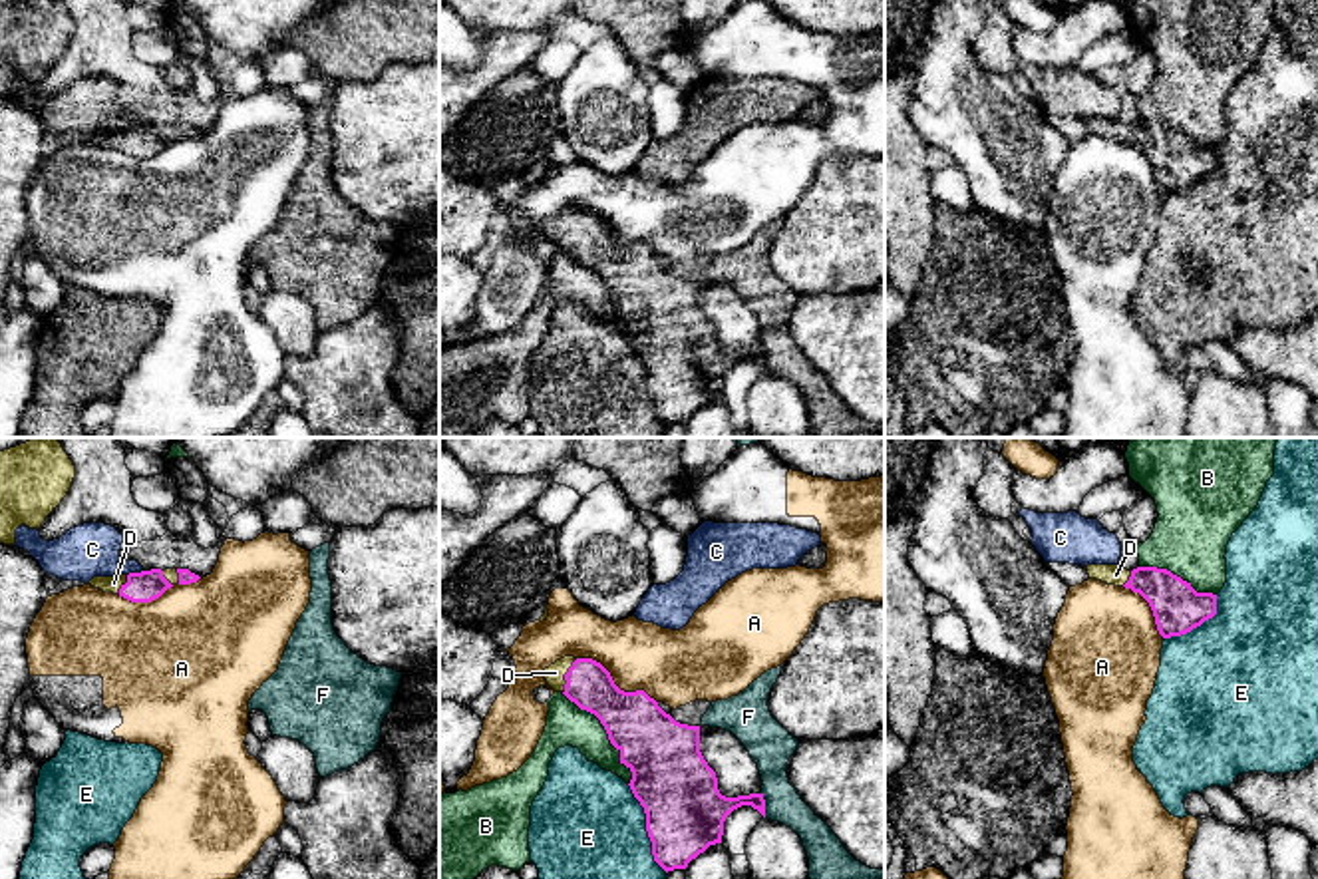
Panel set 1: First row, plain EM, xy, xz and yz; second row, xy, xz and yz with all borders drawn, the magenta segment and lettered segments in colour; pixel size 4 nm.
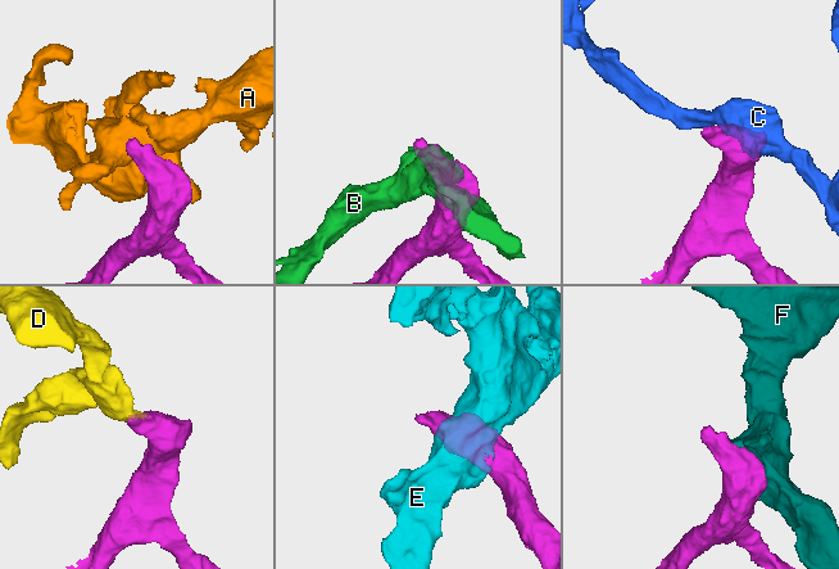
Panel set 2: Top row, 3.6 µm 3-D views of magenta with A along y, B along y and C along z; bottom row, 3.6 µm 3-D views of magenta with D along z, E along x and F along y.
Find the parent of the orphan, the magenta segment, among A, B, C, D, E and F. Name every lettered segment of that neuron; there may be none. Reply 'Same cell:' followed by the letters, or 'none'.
Same cell: D

